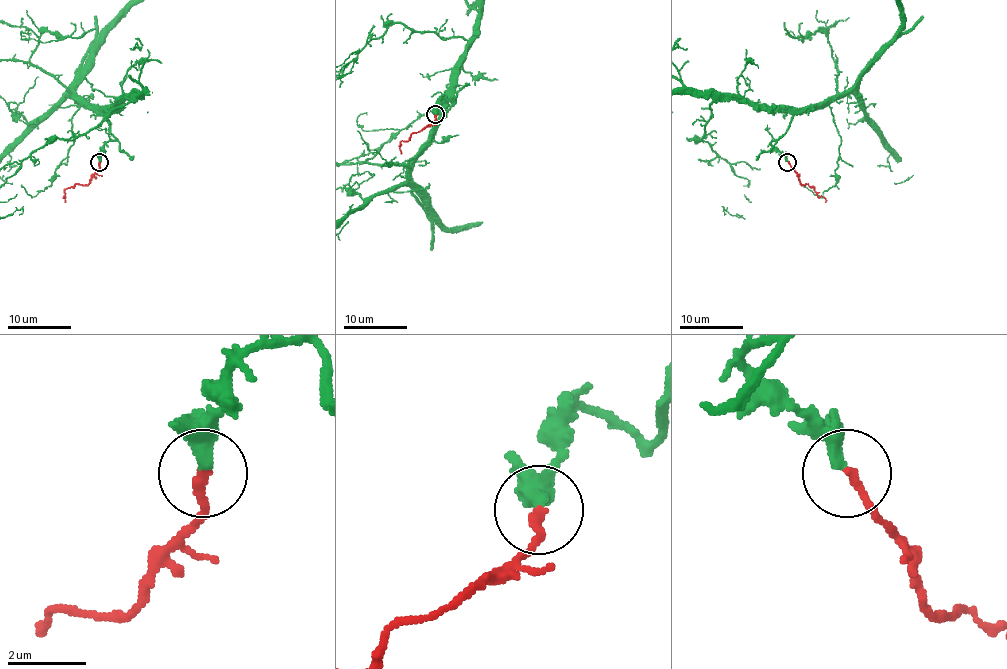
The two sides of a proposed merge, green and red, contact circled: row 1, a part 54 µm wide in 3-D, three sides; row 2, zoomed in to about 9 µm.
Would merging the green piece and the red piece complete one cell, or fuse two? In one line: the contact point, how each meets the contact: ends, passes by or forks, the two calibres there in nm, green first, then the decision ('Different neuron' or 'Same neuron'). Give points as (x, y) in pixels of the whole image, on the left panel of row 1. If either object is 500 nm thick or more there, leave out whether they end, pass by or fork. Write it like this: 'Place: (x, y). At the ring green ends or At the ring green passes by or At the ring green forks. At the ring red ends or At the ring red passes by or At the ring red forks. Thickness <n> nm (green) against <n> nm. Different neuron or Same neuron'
Place: (99, 162). At the ring green ends. At the ring red ends. Thickness 380 nm (green) against 240 nm. Same neuron

